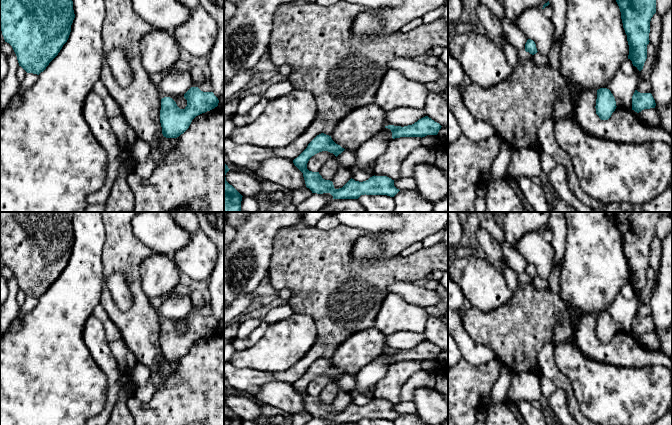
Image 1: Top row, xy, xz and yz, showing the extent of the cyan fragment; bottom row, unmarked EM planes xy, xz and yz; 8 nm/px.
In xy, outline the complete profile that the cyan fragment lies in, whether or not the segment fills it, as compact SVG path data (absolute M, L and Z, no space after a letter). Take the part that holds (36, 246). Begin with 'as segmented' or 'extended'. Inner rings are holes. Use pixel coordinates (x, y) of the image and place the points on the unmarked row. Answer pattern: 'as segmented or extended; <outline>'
as segmented; M0 212L0 254L27 297L39 299L67 266L75 242L73 212Z

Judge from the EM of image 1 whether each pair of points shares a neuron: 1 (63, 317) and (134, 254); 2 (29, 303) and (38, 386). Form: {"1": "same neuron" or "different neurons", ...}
{"1": "different neurons", "2": "different neurons"}

